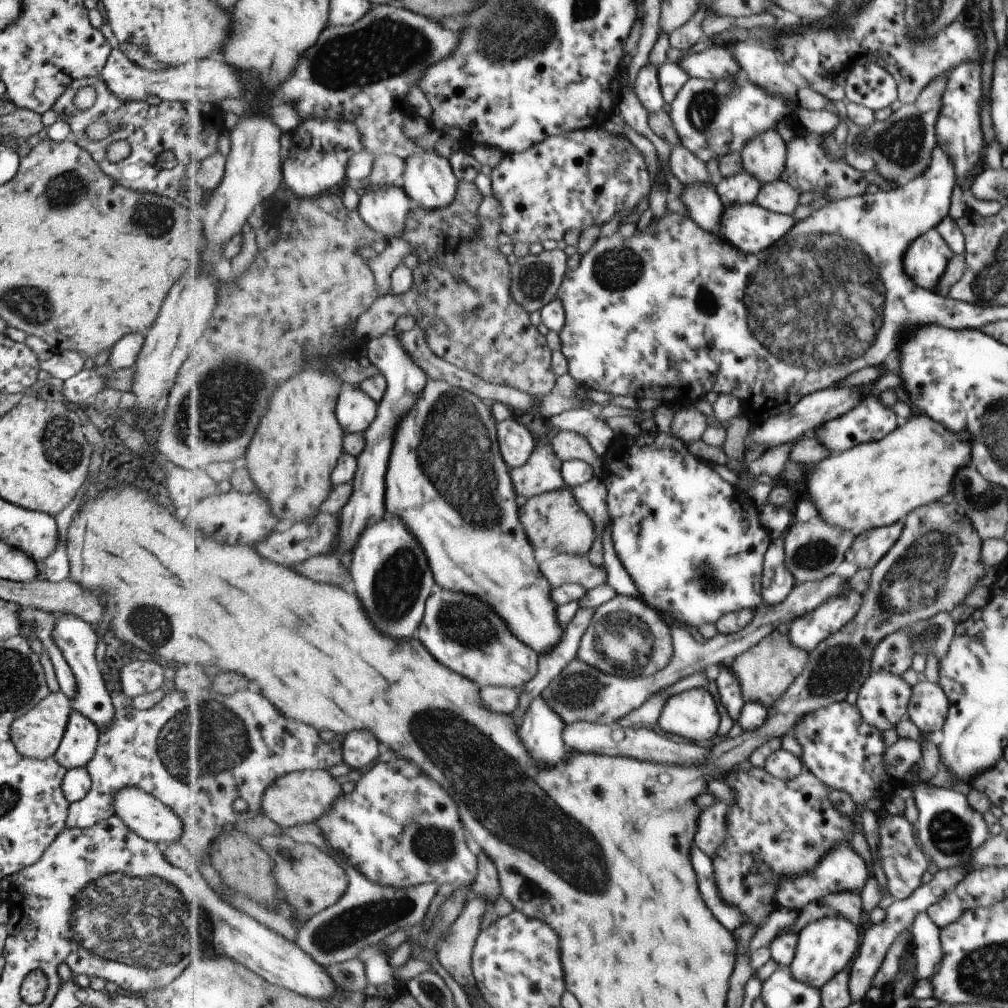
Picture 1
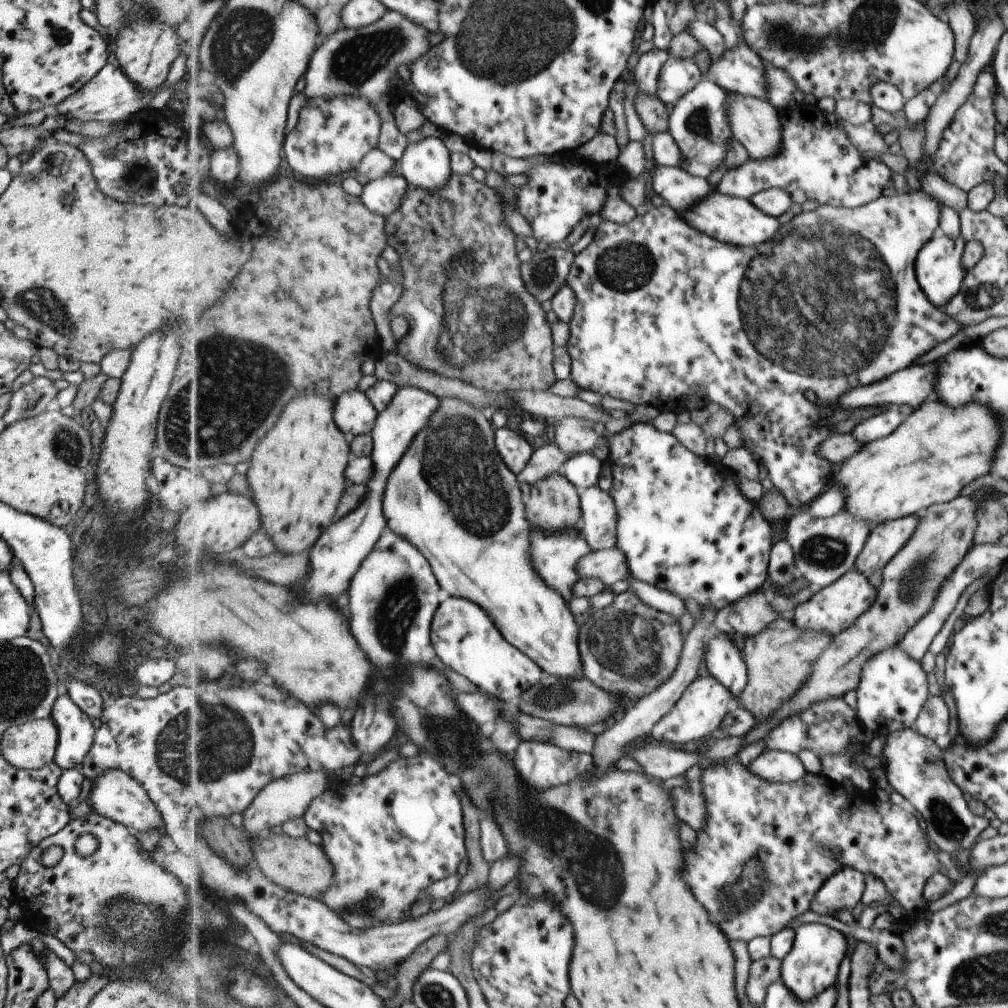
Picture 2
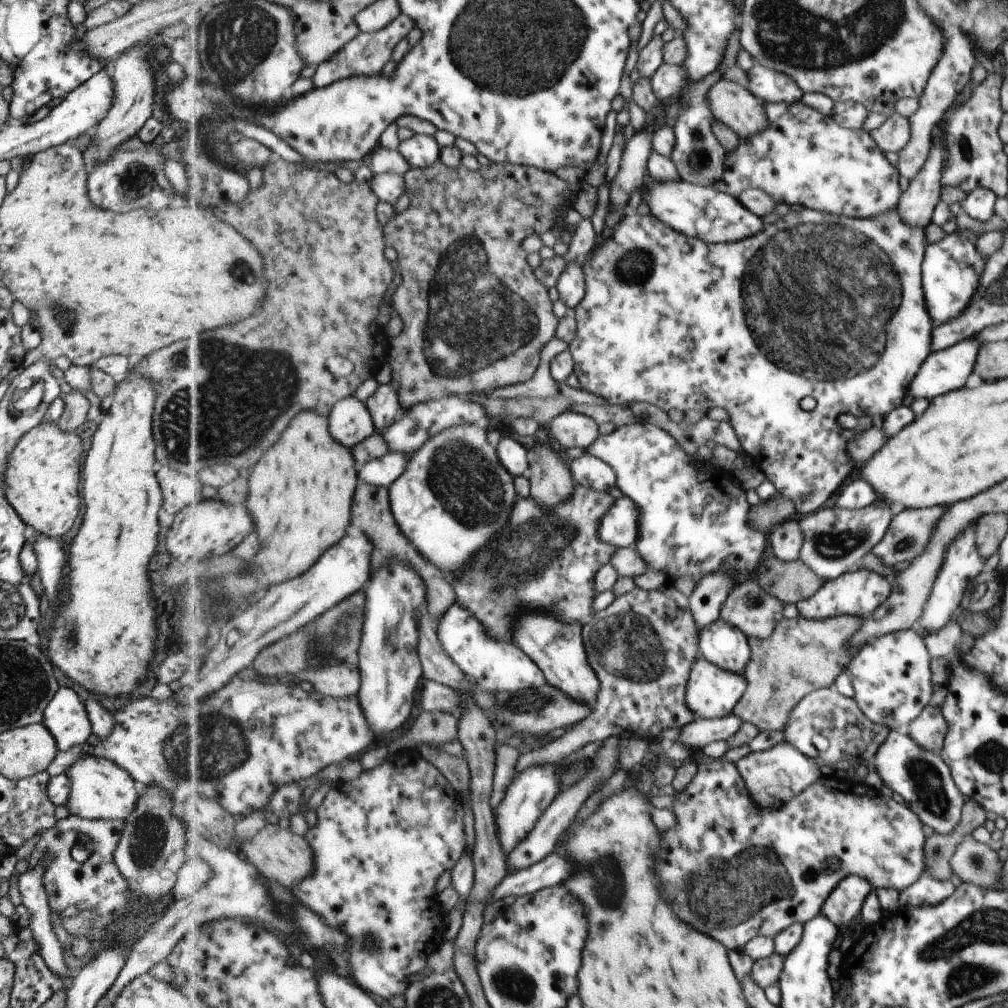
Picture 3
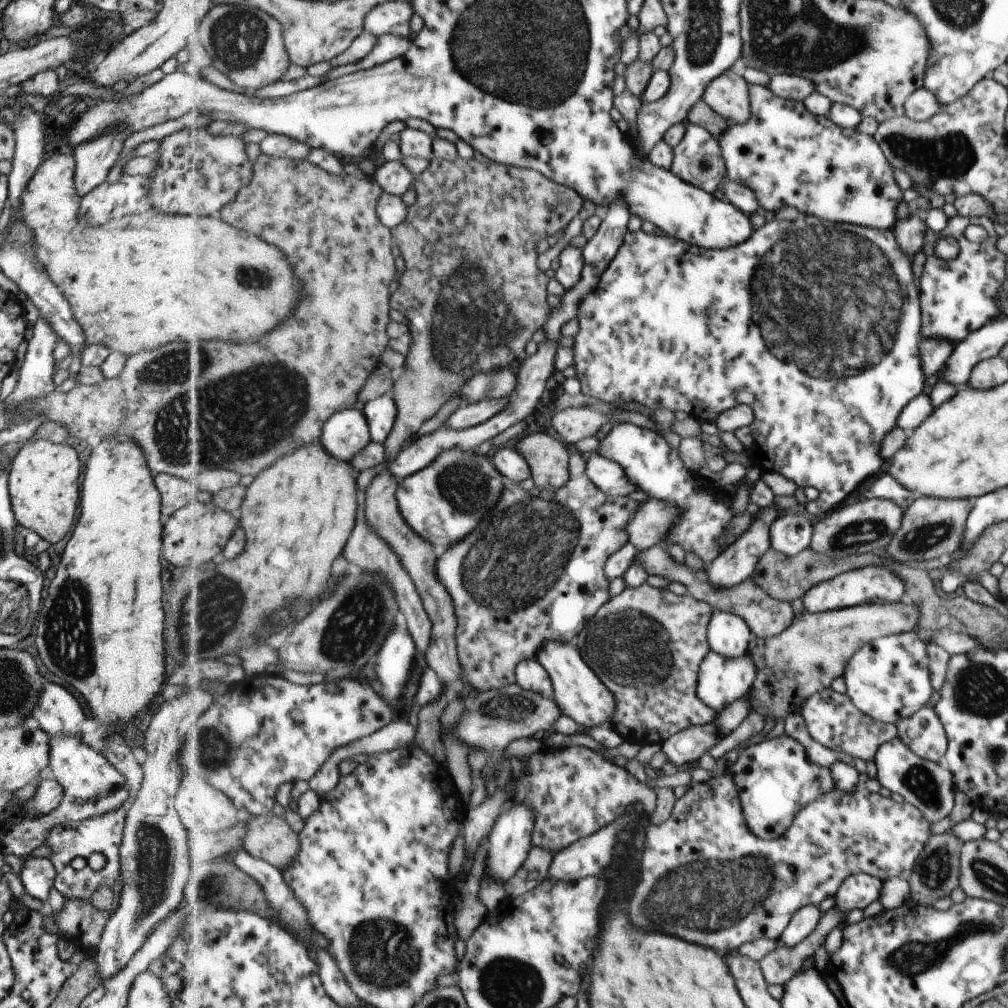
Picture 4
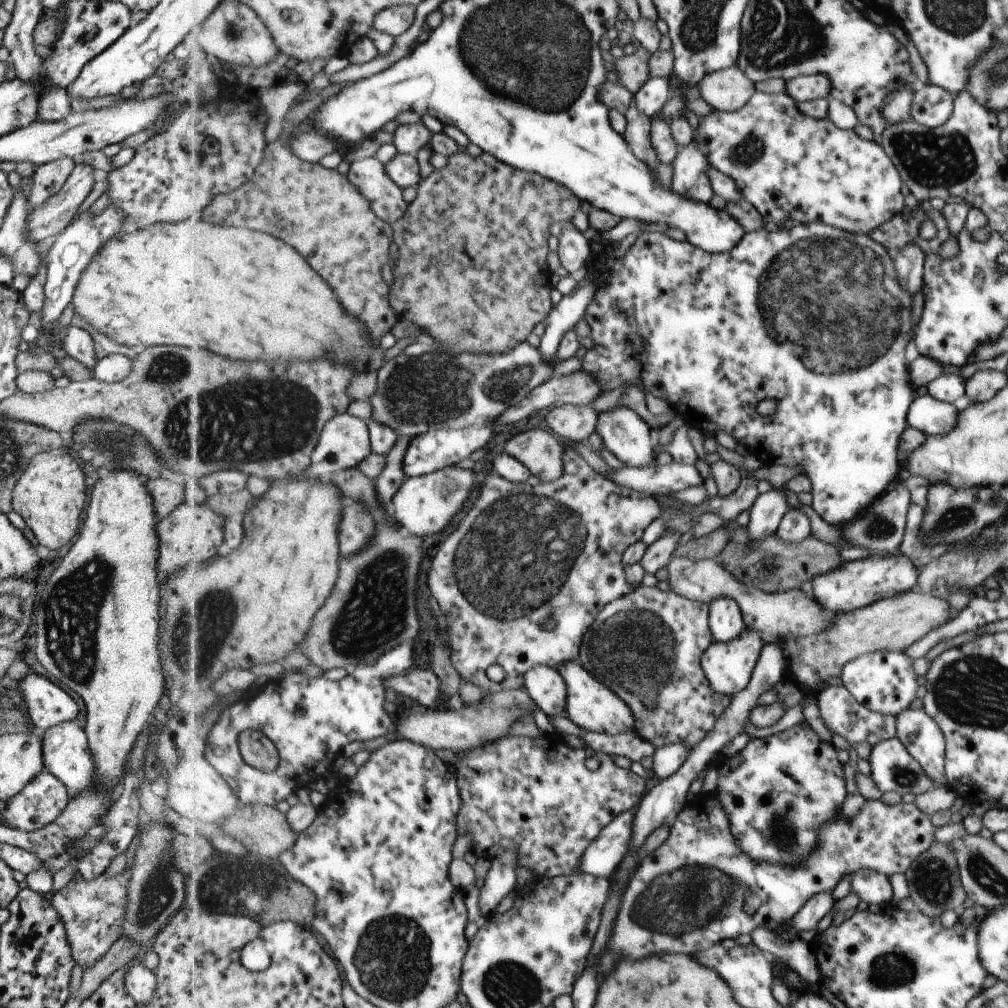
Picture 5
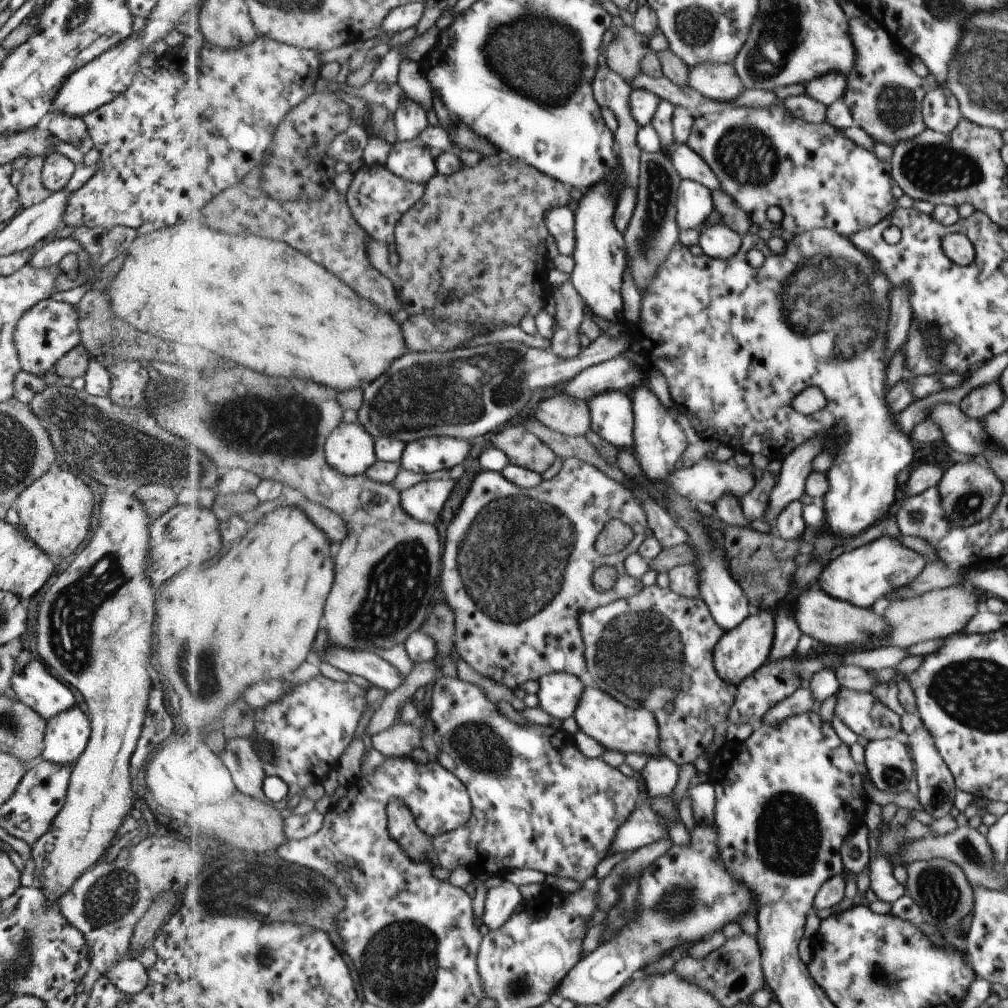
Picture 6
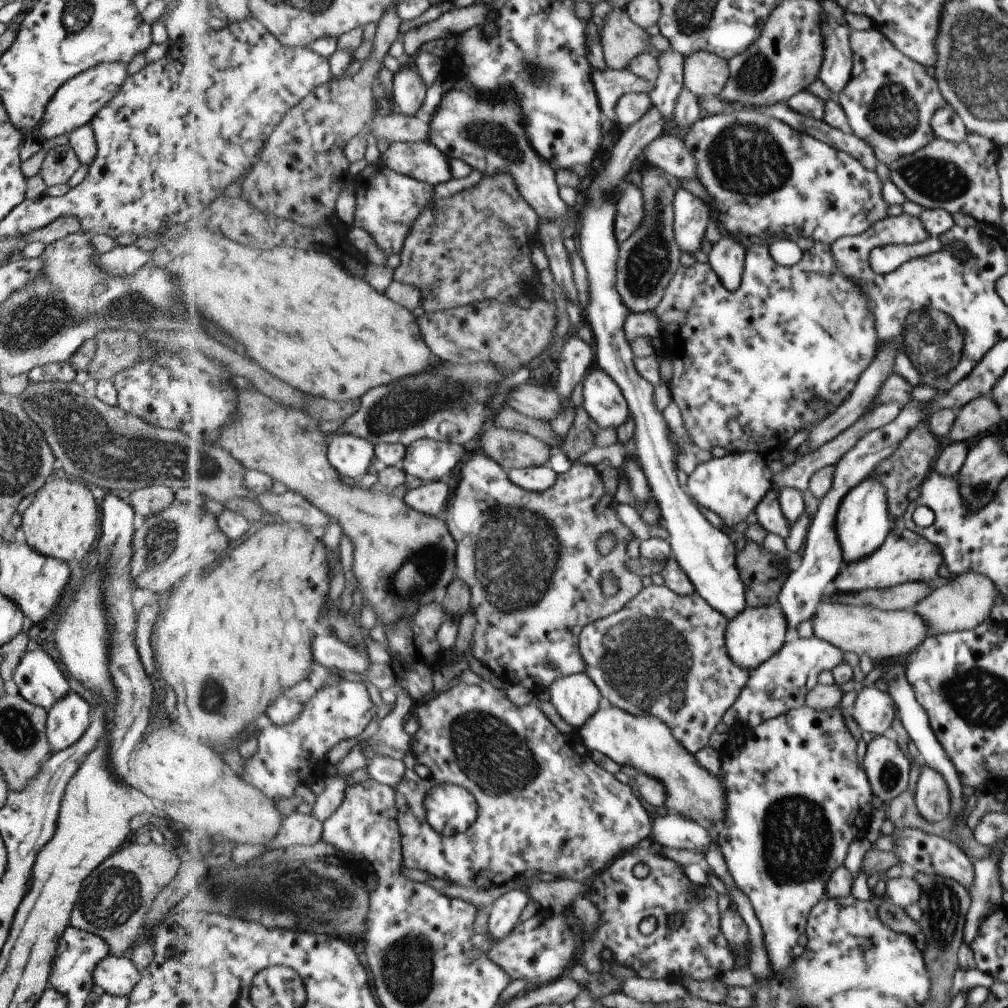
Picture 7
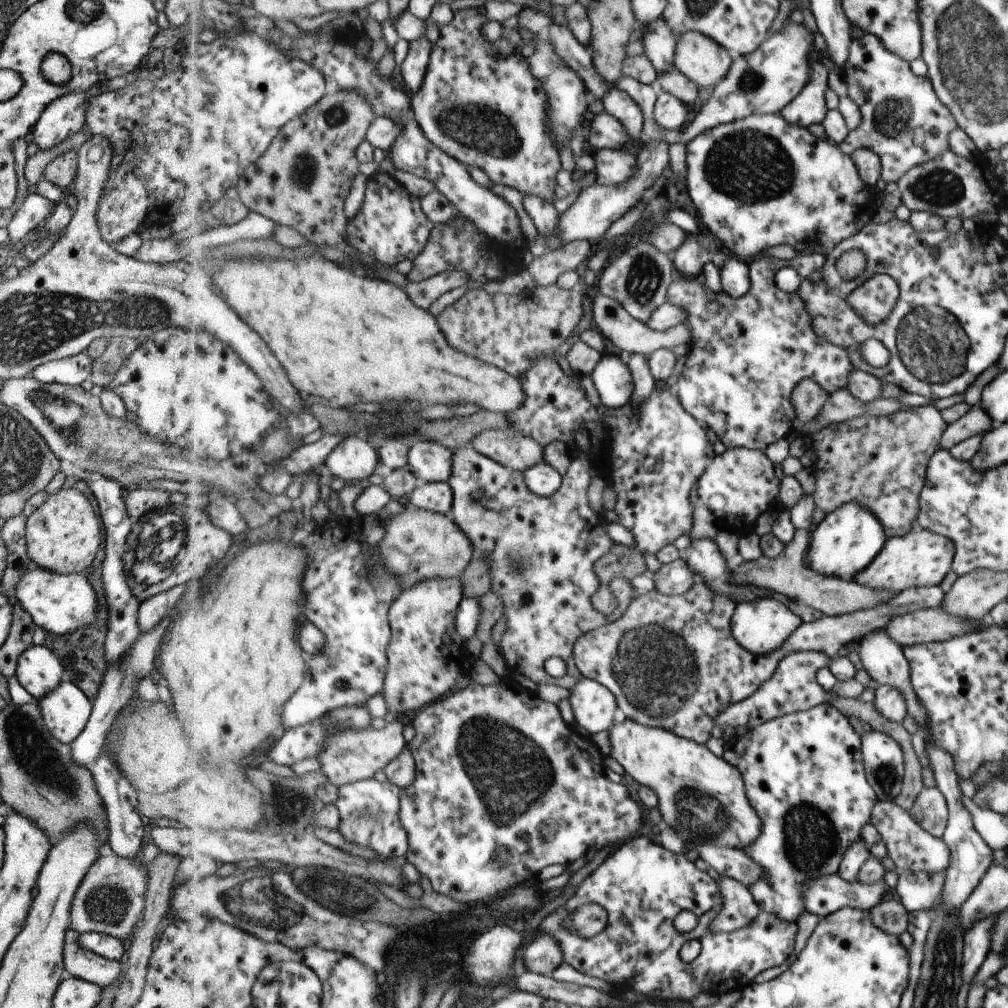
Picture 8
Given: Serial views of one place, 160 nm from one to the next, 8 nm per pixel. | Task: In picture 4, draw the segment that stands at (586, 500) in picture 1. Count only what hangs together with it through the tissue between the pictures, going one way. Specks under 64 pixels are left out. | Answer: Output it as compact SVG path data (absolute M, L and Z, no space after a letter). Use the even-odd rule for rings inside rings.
M651 498L641 504L636 517L627 526L627 543L634 544L640 551L661 544L670 538L681 517L682 510L675 503Z

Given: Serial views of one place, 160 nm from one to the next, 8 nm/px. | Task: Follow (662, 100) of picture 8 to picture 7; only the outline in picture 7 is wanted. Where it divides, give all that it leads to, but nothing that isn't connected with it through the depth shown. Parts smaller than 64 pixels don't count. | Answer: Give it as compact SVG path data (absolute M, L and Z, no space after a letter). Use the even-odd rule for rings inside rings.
M652 107L648 115L633 126L625 127L619 141L615 144L611 158L603 172L594 174L587 187L583 209L578 215L577 233L580 236L579 252L587 268L590 281L590 306L587 310L589 323L596 337L596 366L605 370L624 390L633 420L635 420L635 445L633 452L639 458L639 464L648 477L653 497L660 505L665 529L670 535L672 553L676 562L689 576L698 593L712 608L725 614L729 620L736 619L747 608L747 585L741 580L735 556L737 548L725 532L717 530L695 506L693 498L683 490L677 478L677 444L673 432L665 422L661 408L655 400L656 388L637 371L636 357L626 337L626 320L631 313L621 299L616 288L617 264L620 259L619 238L616 236L616 218L618 192L629 181L629 174L635 160L639 158L651 142L665 132L668 120L660 109Z

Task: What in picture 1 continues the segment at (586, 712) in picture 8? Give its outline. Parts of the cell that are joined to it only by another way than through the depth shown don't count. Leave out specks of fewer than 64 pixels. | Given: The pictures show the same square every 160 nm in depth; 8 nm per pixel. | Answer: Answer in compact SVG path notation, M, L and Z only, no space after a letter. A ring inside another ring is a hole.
M449 590L433 594L428 602L418 630L419 638L433 656L437 656L437 660L445 660L453 672L461 672L481 686L513 688L523 687L537 676L540 654L517 638L507 628L505 620L485 602L475 596Z

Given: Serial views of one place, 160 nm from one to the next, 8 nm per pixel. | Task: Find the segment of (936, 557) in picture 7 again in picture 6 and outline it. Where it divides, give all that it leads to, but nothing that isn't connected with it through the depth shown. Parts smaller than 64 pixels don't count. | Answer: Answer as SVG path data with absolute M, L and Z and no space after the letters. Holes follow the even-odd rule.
M880 536L870 543L863 544L839 555L822 572L818 584L827 594L853 606L871 607L879 598L911 584L919 577L927 564L924 556L911 551L899 540L889 536Z

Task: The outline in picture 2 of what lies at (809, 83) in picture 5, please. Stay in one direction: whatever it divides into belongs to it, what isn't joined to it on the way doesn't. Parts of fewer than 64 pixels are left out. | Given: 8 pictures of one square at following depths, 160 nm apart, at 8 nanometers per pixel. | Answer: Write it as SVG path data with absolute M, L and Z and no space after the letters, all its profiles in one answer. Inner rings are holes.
M740 38L739 46L709 65L718 84L726 91L760 99L769 98L767 62Z

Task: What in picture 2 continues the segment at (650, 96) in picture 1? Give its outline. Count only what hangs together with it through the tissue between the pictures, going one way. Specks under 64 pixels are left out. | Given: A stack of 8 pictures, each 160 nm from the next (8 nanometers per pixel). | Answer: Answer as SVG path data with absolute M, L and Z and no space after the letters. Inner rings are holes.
M652 48L640 56L633 74L641 92L656 95L661 69L669 57L668 51L659 48Z

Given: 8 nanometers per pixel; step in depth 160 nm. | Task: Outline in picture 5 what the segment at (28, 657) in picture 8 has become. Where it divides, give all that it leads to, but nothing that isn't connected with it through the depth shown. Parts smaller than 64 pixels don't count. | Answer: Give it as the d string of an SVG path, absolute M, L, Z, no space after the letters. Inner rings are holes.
M31 672L19 680L16 686L27 706L26 716L39 735L54 724L74 720L79 712L73 698L50 682L47 676Z

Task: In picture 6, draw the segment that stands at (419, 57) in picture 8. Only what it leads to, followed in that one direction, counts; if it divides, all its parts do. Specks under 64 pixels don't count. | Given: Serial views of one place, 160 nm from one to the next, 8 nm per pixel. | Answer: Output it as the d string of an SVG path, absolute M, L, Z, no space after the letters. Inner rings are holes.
M405 98L398 105L394 117L397 130L396 142L419 139L421 132L429 126L425 107L412 98Z

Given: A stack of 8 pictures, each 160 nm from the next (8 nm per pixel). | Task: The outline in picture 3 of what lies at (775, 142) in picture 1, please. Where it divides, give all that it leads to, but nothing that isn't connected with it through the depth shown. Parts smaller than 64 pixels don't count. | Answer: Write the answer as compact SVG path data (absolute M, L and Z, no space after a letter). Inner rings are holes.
M722 77L707 92L708 105L715 118L748 139L768 126L765 104L747 87Z

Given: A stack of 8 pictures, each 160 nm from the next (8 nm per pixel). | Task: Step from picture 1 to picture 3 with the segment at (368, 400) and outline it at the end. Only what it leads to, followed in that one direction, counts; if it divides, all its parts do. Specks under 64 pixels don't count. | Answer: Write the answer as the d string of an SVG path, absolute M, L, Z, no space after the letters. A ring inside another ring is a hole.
M353 396L335 404L328 419L335 440L349 450L376 433L372 412L365 402Z

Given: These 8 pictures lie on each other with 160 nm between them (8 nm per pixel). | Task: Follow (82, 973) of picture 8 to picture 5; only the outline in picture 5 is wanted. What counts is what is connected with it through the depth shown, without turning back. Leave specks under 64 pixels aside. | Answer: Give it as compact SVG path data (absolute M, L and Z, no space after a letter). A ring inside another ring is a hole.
M135 961L124 972L124 991L134 1000L135 1006L146 1005L152 998L156 976L142 962Z

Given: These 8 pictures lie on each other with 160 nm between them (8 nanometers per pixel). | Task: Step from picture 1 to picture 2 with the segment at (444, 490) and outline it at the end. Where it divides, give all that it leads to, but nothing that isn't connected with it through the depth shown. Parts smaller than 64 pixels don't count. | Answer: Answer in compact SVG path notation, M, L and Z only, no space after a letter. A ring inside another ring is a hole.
M441 399L440 409L431 417L429 426L426 426L411 443L405 456L399 461L395 470L389 476L386 489L384 492L384 513L387 521L387 528L399 536L405 537L417 550L420 550L429 564L433 564L433 572L437 572L437 580L441 580L441 588L449 590L453 596L465 596L469 600L473 600L475 604L481 604L481 608L485 608L489 612L489 616L493 616L493 620L497 620L497 628L501 628L501 632L505 632L505 636L509 636L508 641L516 645L525 654L528 654L544 672L556 677L574 679L575 677L584 676L584 660L580 651L580 626L575 620L572 609L569 608L568 601L561 596L555 589L551 588L533 570L532 552L531 552L531 536L532 524L528 519L526 512L526 497L521 493L519 488L518 475L508 467L504 461L504 457L496 447L496 431L494 425L489 419L488 413L478 409L472 404L465 401L455 399Z

